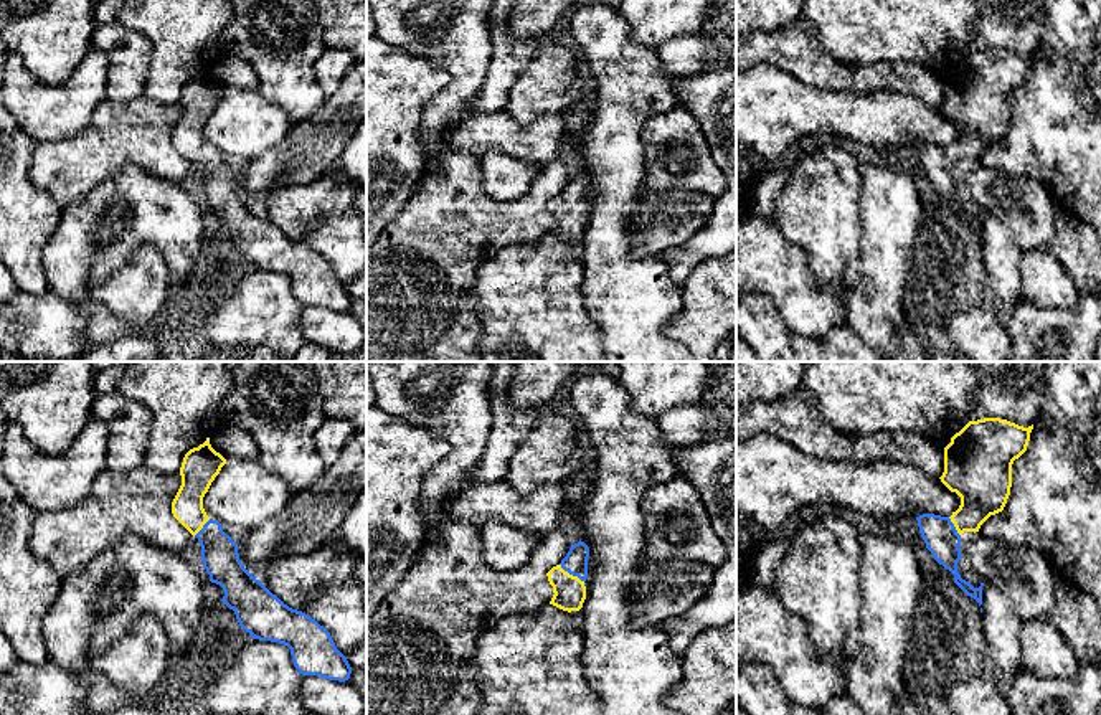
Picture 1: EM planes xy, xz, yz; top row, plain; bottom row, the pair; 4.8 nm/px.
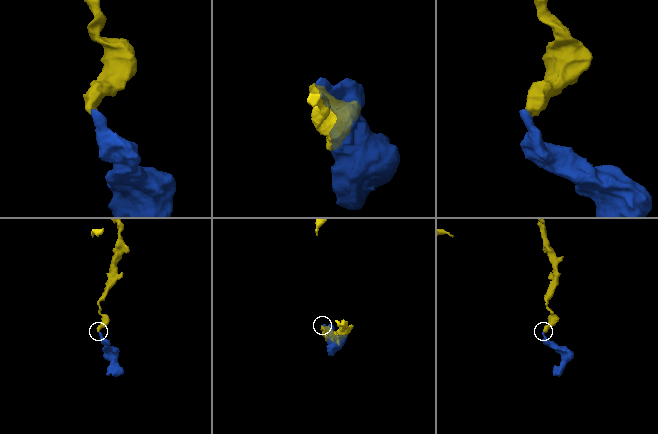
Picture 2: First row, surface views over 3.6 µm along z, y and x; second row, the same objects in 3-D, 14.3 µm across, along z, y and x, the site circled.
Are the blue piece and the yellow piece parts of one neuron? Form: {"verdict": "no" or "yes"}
{"verdict": "yes"}

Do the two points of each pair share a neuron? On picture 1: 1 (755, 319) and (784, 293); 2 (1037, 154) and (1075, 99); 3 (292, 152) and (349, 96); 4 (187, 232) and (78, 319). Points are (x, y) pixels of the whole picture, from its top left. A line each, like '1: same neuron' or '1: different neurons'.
1: different neurons
2: same neuron
3: same neuron
4: different neurons

